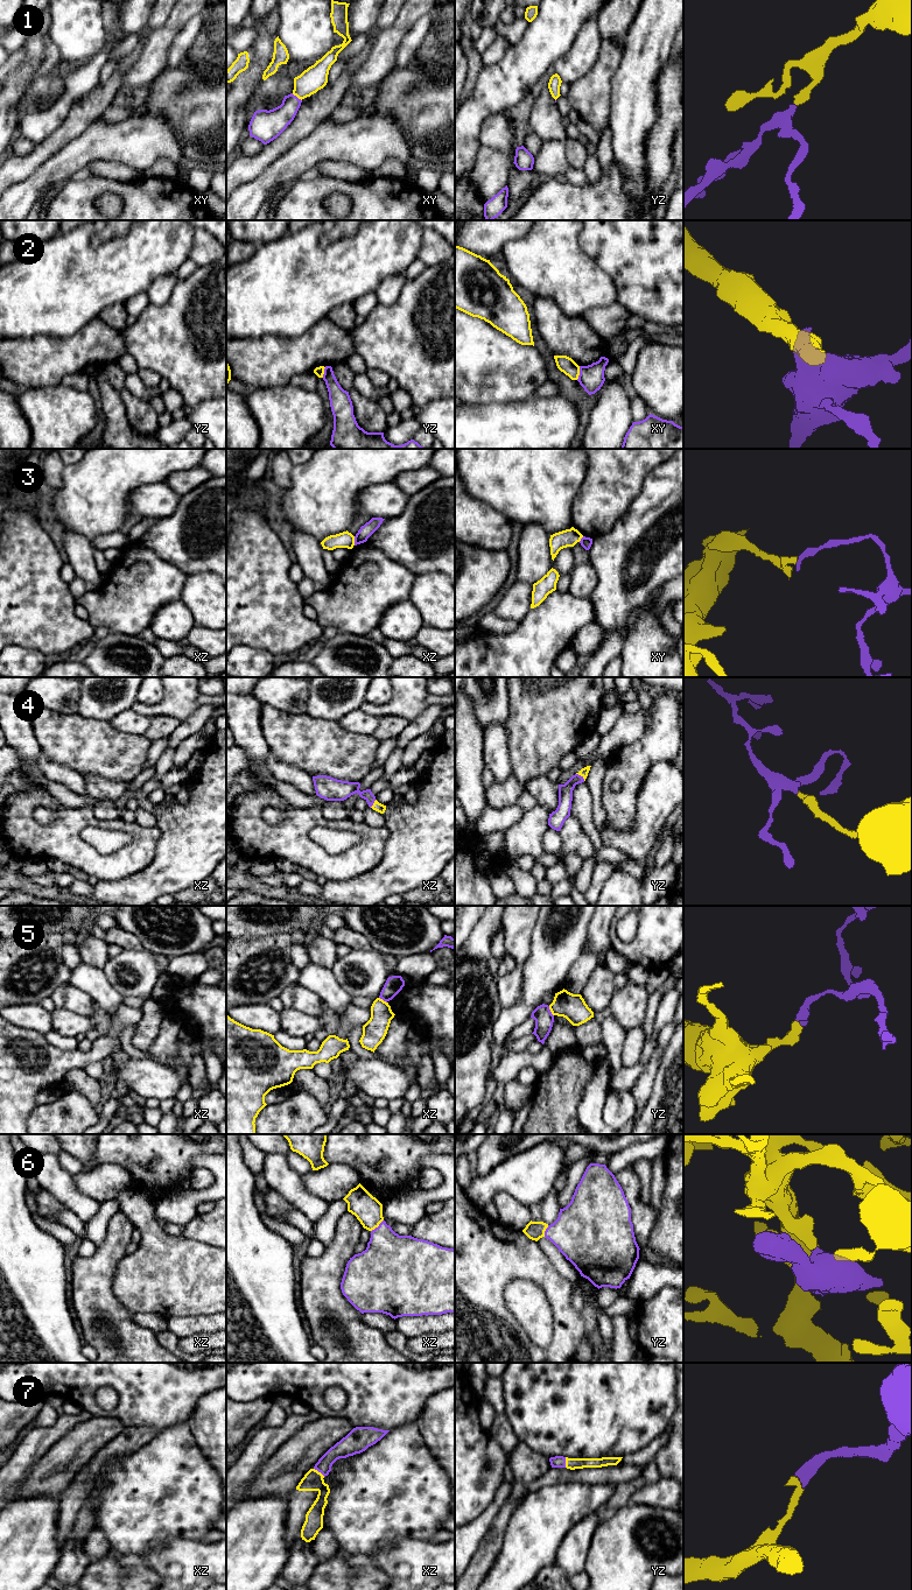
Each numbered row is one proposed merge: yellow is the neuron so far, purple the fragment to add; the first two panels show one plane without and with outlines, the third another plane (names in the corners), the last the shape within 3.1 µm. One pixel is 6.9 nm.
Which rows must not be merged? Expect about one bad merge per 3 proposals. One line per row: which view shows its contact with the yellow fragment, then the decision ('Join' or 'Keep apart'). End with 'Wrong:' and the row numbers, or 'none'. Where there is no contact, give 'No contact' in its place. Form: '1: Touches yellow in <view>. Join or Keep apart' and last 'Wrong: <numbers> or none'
1: Touches yellow in xy. Join
2: Touches yellow in xy. Keep apart
3: Touches yellow in xz. Keep apart
4: Touches yellow in yz. Join
5: Touches yellow in yz. Keep apart
6: Touches yellow in xz. Join
7: Touches yellow in xz. Join
Wrong: 2, 3, 5

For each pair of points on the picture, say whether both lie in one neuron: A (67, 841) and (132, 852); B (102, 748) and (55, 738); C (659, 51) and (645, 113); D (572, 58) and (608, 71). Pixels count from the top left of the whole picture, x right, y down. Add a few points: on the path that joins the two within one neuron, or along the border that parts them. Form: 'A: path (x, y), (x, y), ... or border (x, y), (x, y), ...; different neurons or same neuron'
A: path (83, 856), (91, 862), (116, 862); same neuron
B: path (90, 746), (67, 739); same neuron
C: path (645, 67), (645, 98); same neuron
D: border (602, 41), (596, 62), (572, 83); different neurons

